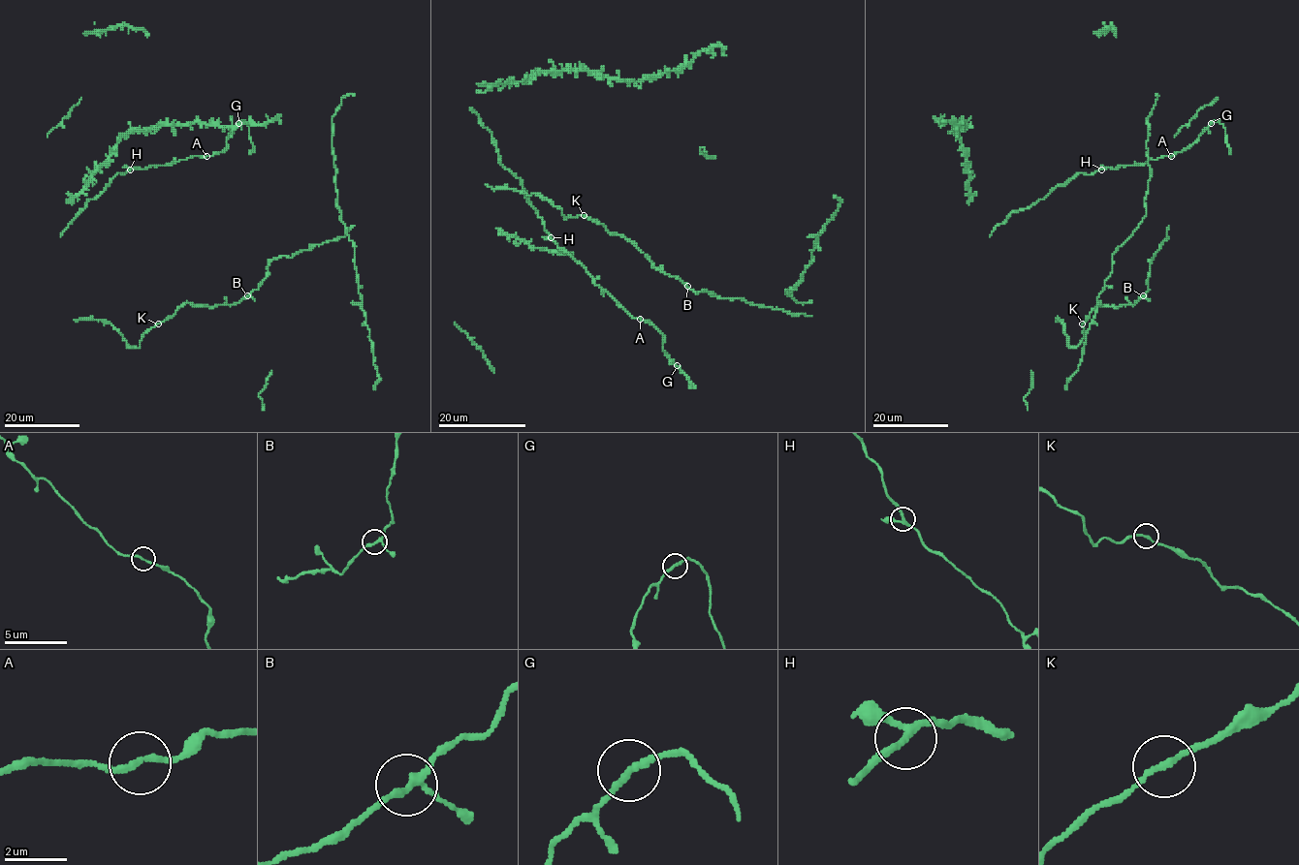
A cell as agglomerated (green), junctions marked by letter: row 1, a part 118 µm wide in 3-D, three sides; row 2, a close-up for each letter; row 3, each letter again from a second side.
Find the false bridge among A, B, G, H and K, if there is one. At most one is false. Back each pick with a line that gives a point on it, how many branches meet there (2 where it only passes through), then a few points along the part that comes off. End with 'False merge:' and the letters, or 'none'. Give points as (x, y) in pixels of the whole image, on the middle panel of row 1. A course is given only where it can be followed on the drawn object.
False merge: none

